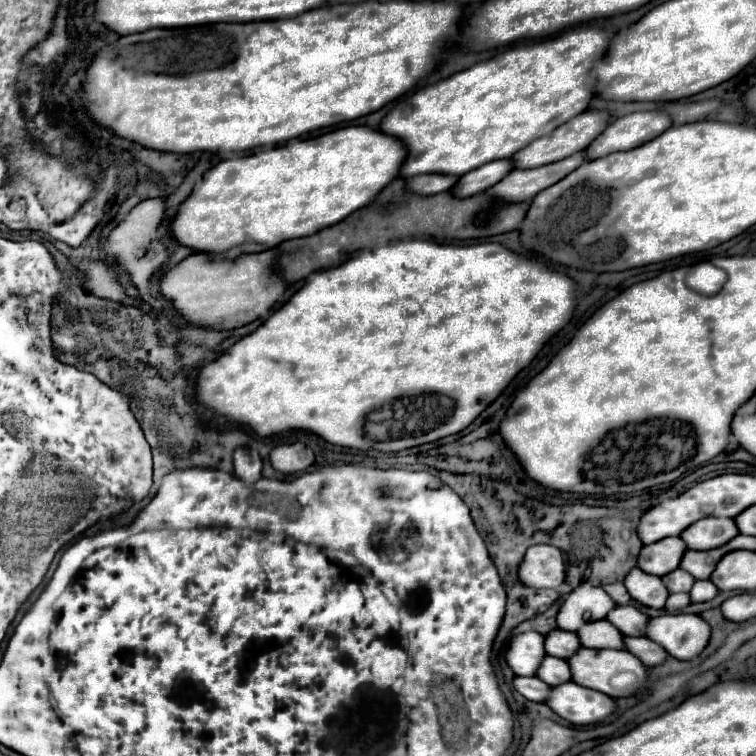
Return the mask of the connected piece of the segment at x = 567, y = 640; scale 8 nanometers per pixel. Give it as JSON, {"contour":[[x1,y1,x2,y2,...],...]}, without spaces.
{"contour":[[550,631,544,639,544,649,548,655,552,657,560,657,560,659,566,659,570,657,570,653,576,653,578,651,578,637,576,633,570,633,570,631]]}

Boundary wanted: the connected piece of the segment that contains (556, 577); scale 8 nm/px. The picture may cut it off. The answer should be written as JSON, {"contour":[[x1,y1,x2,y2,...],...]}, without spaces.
{"contour":[[532,545,518,567,518,579,526,587,556,589,566,577,566,557,552,545]]}

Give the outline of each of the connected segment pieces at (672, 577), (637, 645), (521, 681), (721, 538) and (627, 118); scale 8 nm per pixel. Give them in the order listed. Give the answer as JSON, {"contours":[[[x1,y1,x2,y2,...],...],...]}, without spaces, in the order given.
{"contours":[[[674,569,672,573,662,577,662,583,666,585,666,589,670,593,678,593,678,591,690,591,694,585,694,577,690,577,690,573,682,571,682,569]],[[624,637,624,647,644,665,660,665,668,657,668,653,662,651,660,645,650,641,648,637]],[[514,677,512,685,520,695,524,695,526,699,536,701,536,703,544,703,546,693,550,689,550,687,544,685,544,681,538,681,536,677]],[[706,517,706,519,690,525,680,537,682,537,682,541,686,543,688,549,706,551,706,549,714,549,718,545,724,545,734,535,738,535,734,519]],[[640,111,614,119,588,147,586,159,594,161,616,151,634,149,646,141,652,141,660,133,672,127,672,121,662,111]]]}

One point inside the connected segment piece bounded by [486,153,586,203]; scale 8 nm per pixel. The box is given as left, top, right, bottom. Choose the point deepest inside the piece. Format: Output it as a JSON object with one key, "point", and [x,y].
{"point":[518,187]}

